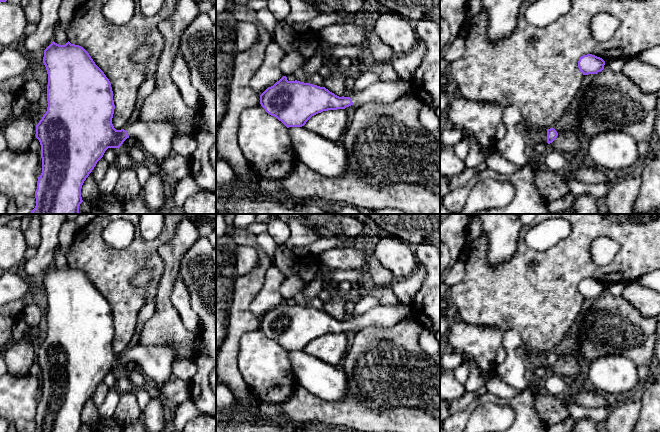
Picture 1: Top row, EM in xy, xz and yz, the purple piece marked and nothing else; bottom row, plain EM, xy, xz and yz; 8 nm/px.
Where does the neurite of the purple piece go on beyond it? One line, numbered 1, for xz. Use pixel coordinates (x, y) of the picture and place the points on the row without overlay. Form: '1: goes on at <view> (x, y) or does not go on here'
1: goes on at xz (382, 316)

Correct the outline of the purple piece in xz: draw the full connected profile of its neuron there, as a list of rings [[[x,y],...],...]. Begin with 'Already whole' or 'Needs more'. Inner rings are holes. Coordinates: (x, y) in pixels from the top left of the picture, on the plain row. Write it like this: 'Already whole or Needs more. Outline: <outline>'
Needs more. Outline: [[[283,300],[260,319],[260,328],[287,352],[302,351],[312,340],[323,335],[368,326],[388,328],[411,316],[411,306],[399,302],[397,305],[378,305],[351,321],[339,321],[325,311],[297,304],[288,305]]]

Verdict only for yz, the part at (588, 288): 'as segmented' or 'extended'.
as segmented

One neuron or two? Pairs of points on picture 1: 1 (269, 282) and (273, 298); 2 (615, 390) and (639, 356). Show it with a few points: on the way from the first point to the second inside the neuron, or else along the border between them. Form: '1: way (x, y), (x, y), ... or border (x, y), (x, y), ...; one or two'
1: way (270, 286), (270, 294); one
2: border (612, 355), (621, 355), (629, 358), (637, 366); two

